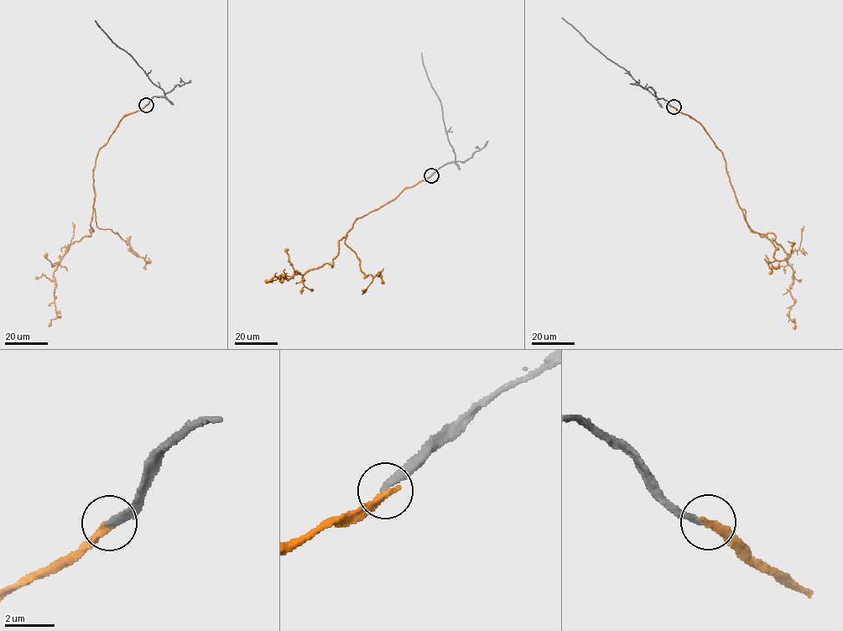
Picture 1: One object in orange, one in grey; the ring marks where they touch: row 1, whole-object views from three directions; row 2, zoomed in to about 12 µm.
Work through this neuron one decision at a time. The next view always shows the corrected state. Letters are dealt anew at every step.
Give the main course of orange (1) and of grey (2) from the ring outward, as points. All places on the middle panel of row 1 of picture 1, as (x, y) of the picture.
1: (431, 175), (355, 221), (339, 240), (333, 266), (324, 263), (304, 274), (269, 280)
2: (431, 175), (443, 165), (453, 162), (455, 155), (449, 140), (442, 106), (428, 77), (421, 52)

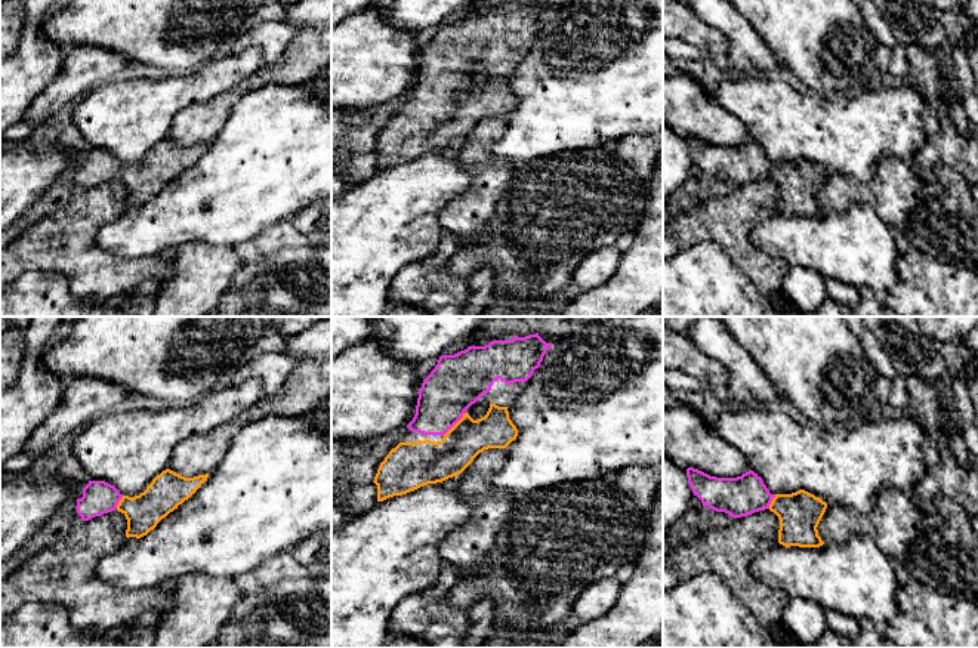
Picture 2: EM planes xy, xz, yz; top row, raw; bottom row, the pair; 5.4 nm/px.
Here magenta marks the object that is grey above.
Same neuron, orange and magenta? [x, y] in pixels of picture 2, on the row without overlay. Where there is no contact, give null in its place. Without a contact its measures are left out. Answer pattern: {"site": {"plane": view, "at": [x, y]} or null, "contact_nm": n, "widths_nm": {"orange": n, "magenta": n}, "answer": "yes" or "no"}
{"site": {"plane": "xz", "at": [454, 93]}, "contact_nm": 170, "widths_nm": {"orange": 240, "magenta": 300}, "answer": "yes"}

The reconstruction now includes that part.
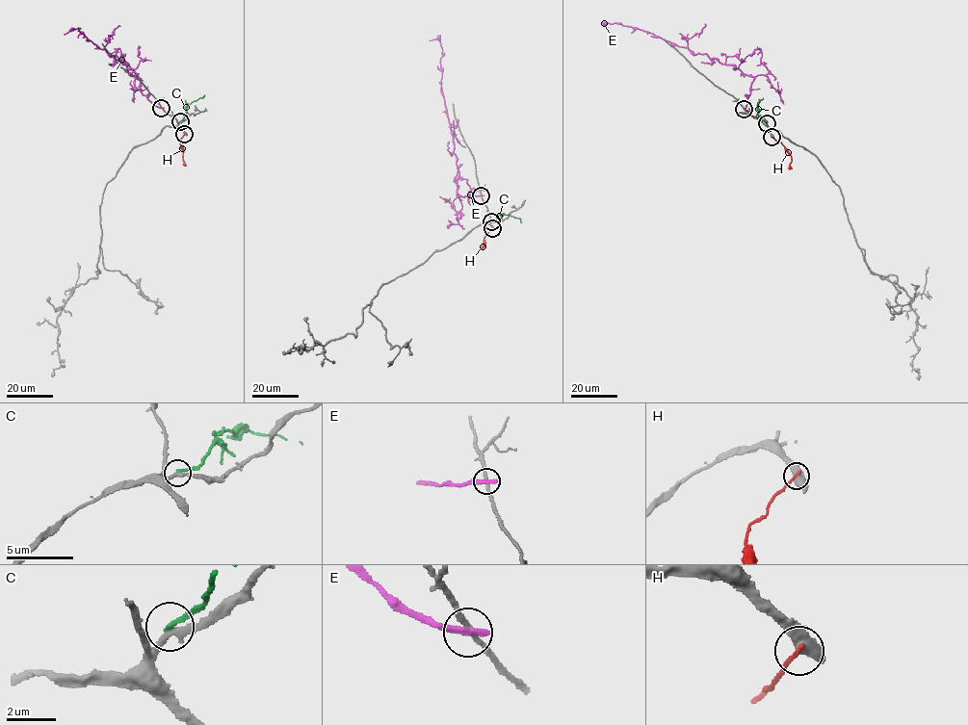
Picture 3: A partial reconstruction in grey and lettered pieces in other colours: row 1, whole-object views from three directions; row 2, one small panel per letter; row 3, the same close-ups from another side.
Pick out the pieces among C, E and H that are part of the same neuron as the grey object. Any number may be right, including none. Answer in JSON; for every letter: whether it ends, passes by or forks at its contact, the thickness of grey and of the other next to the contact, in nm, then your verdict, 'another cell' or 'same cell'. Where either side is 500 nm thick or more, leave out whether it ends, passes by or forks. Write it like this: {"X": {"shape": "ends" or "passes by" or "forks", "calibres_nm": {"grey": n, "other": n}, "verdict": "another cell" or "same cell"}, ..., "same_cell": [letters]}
{"C": {"shape": "ends", "calibres_nm": {"grey": 240, "other": 180}, "verdict": "another cell"}, "E": {"shape": "ends", "calibres_nm": {"grey": 200, "other": 320}, "verdict": "another cell"}, "H": {"shape": "ends", "calibres_nm": {"grey": 480, "other": 200}, "verdict": "another cell"}, "same_cell": []}

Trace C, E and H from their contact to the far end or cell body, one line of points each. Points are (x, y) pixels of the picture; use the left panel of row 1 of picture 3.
C: (179, 121), (188, 104), (204, 95)
E: (161, 108), (135, 87), (127, 65), (114, 55), (98, 48), (77, 28), (64, 34)
H: (184, 134), (179, 142), (185, 166)

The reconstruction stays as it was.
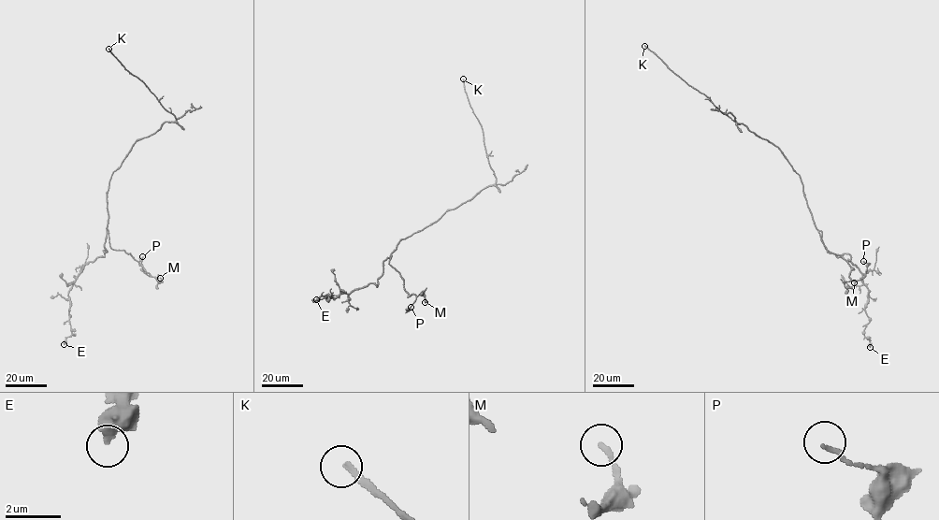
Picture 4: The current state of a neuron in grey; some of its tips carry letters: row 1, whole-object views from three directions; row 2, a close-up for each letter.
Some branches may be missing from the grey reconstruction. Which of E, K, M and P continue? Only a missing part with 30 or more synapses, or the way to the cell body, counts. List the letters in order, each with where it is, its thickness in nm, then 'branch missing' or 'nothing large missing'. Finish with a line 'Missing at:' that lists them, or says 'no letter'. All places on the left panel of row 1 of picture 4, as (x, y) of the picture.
E: place (64, 344); calibre 320 nm; nothing large missing
K: place (108, 49); calibre 180 nm; branch missing
M: place (160, 278); calibre 170 nm; nothing large missing
P: place (142, 256); calibre 140 nm; nothing large missing
Missing at: K

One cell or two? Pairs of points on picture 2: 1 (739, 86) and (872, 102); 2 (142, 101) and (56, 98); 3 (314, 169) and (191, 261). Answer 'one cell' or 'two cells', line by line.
1: one cell
2: two cells
3: two cells

